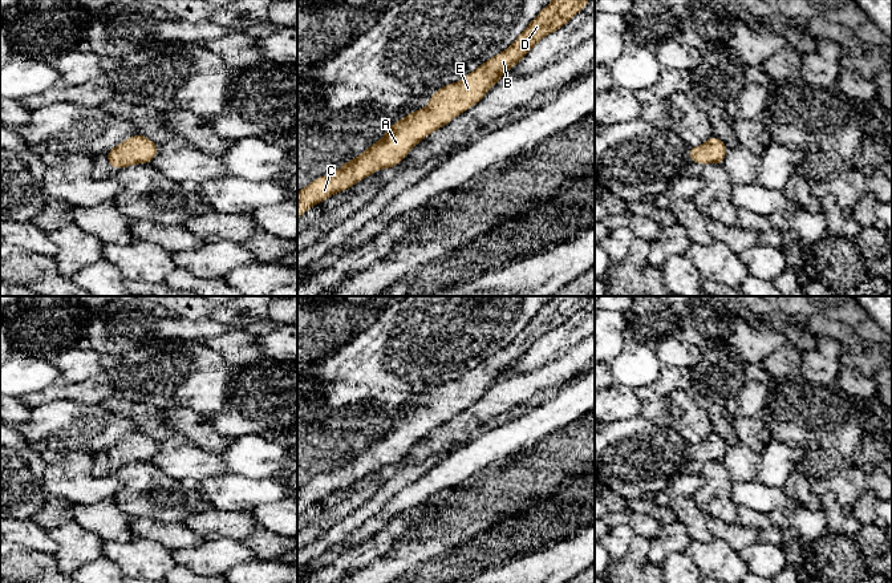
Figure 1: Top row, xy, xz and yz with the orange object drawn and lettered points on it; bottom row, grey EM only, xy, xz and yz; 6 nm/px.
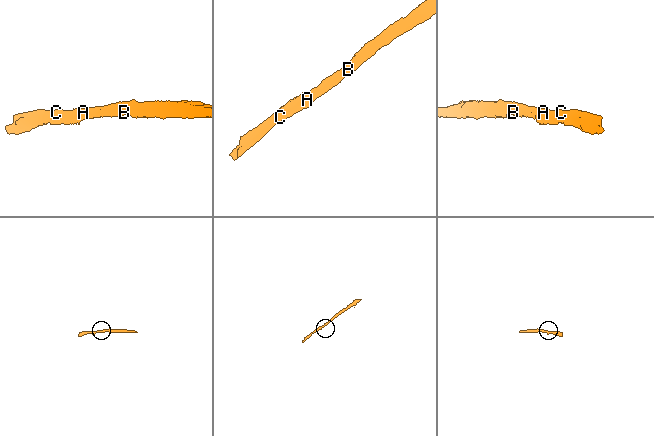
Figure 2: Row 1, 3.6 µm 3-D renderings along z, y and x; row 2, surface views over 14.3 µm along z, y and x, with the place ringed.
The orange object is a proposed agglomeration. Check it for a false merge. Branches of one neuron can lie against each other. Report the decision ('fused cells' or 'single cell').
single cell

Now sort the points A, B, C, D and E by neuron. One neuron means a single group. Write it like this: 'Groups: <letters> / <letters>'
Groups: A B C D E

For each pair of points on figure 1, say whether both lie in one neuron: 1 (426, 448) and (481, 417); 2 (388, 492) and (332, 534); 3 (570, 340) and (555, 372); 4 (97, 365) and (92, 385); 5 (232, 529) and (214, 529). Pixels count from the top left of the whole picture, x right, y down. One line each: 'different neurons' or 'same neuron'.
1: same neuron
2: same neuron
3: different neurons
4: different neurons
5: same neuron

